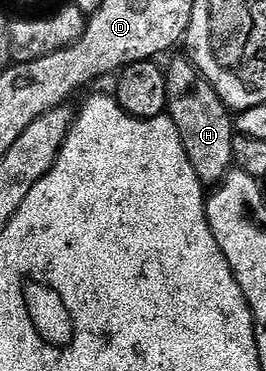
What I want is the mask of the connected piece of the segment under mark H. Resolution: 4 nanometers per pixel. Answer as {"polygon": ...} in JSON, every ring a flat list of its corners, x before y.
{"polygon":[[180,54,176,60,166,61,167,74,167,110,166,115,177,126,181,134,181,142,185,146,185,154,189,154,189,162,193,162,193,170,197,170,197,178,205,186,218,186,232,171,233,138,237,129,232,109,227,107,213,90,213,86,197,70,197,66,186,55]]}

